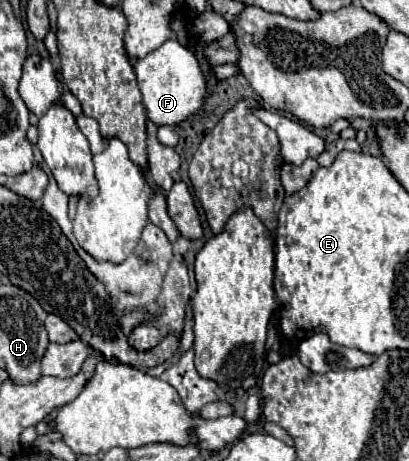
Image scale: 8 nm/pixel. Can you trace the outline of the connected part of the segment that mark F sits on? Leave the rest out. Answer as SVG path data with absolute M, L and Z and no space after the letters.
M168 39L162 47L152 51L150 55L138 59L134 63L136 79L138 79L138 89L142 93L142 103L146 109L146 117L156 125L170 125L174 129L180 127L188 117L194 117L206 97L206 79L200 69L200 63L196 55L180 45L176 39Z

